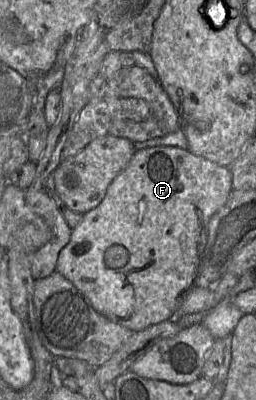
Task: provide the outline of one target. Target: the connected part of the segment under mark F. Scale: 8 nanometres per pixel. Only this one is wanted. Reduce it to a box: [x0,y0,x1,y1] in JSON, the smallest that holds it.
[56,147,232,332]

